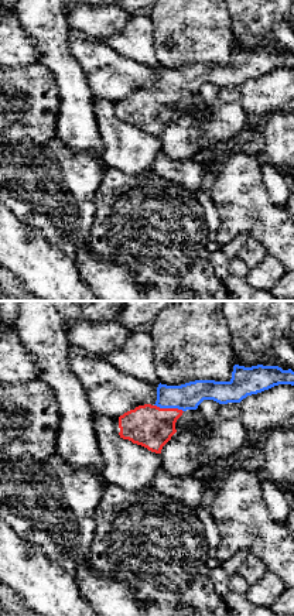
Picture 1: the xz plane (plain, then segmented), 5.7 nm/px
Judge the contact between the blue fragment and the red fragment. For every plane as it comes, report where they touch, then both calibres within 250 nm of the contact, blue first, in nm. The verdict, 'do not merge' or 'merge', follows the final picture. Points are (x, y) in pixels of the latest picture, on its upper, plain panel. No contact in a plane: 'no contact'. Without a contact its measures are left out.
(168, 91) | 150/240 nm

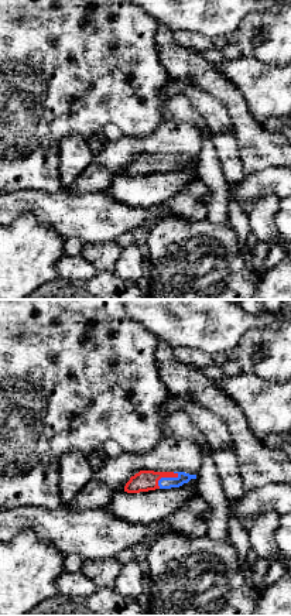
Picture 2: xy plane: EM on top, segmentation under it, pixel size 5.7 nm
(164, 161) | 70/120 nm

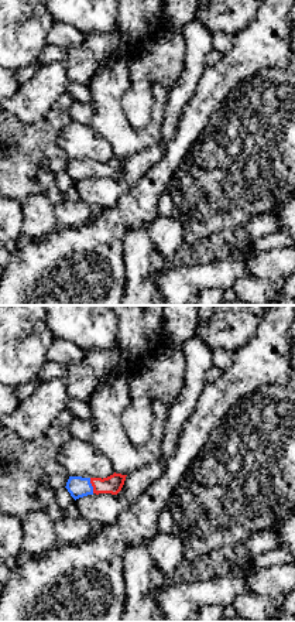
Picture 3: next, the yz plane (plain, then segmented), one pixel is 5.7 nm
(91, 168) | 120/110 nm

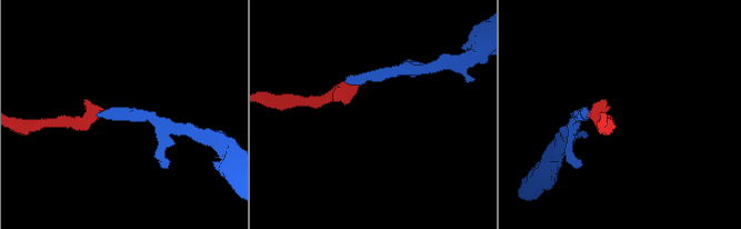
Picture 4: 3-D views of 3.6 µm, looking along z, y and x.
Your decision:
merge

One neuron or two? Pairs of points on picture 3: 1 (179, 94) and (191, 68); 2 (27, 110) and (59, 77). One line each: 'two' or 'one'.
1: one
2: one

